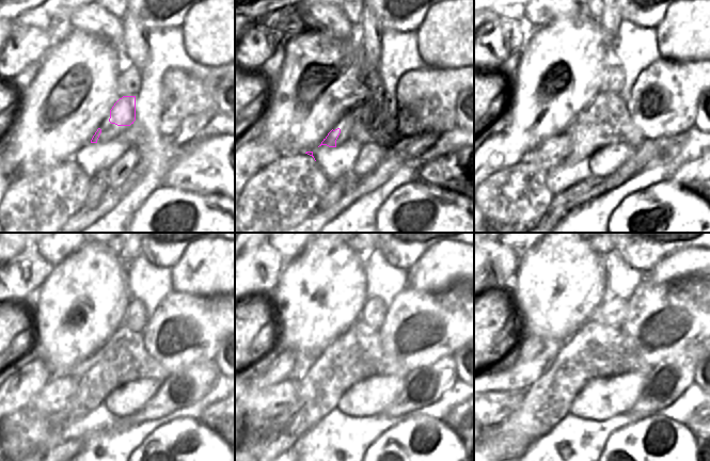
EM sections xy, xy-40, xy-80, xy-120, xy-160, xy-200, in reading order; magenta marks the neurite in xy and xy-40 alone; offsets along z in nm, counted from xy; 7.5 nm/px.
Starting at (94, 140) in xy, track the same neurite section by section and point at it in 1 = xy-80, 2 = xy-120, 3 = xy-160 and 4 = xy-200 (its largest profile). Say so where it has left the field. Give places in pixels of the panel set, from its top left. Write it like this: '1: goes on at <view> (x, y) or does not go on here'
1: goes on at xy-80 (553, 150)
2: goes on at xy-120 (53, 399)
3: goes on at xy-160 (273, 408)
4: goes on at xy-200 (508, 408)

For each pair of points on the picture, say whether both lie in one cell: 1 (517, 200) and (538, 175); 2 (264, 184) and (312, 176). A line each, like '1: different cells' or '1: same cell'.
1: same cell
2: same cell

